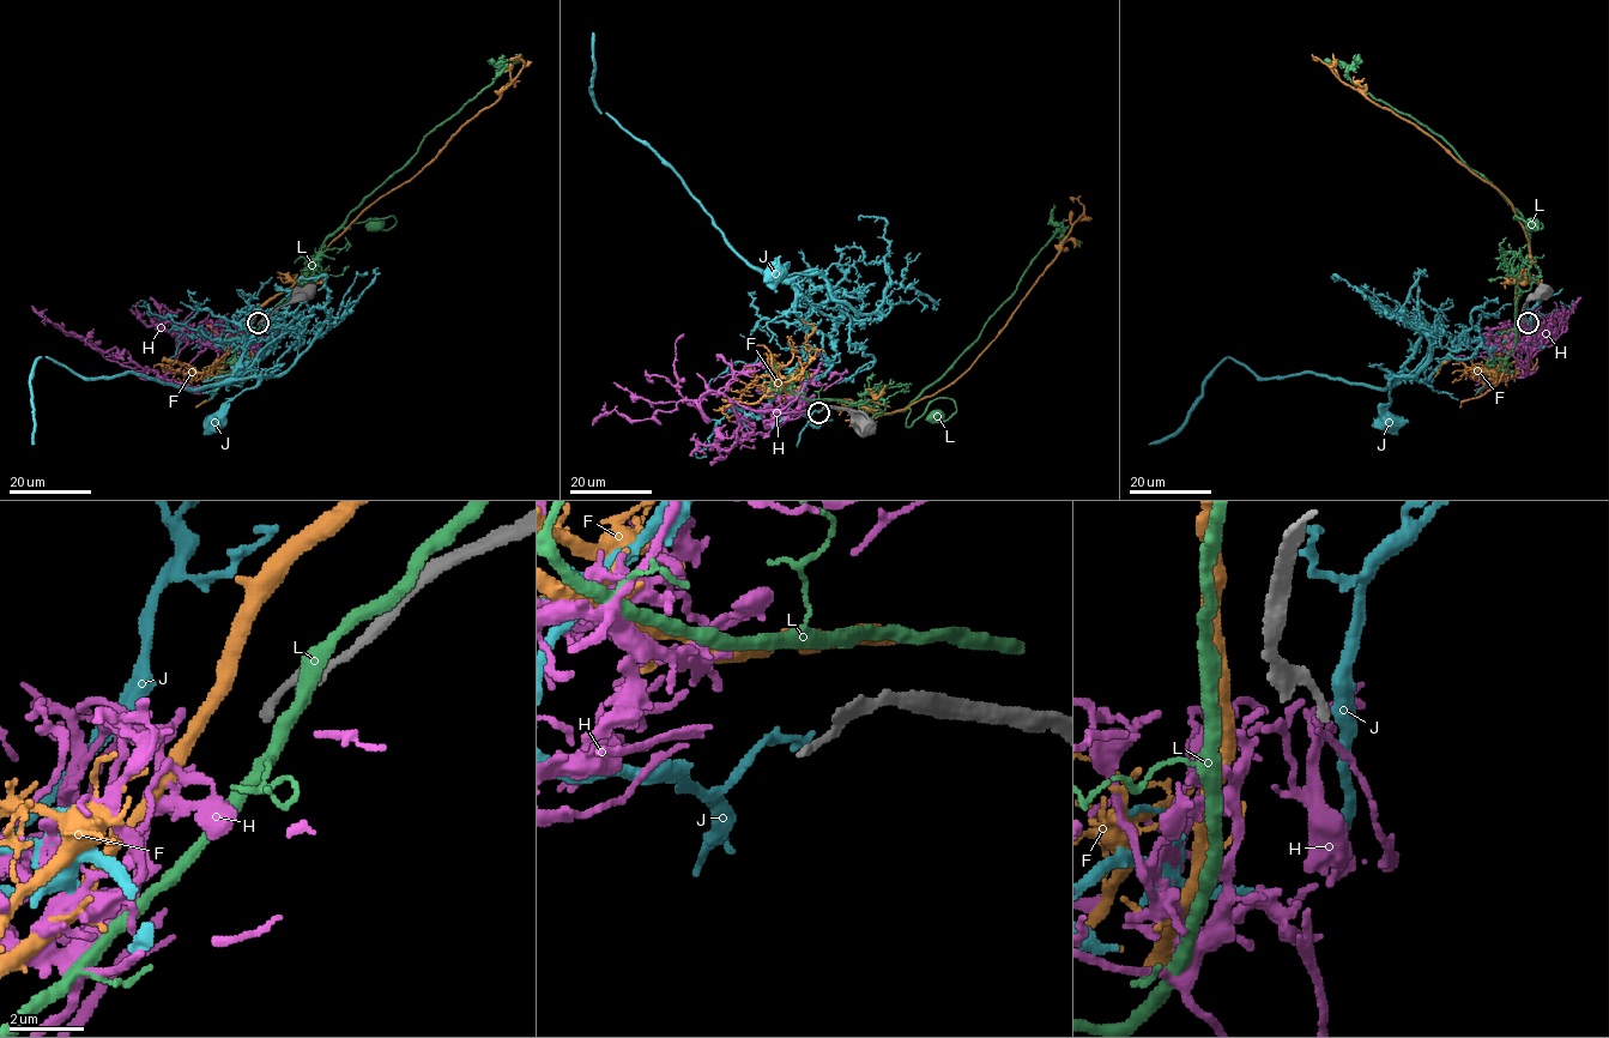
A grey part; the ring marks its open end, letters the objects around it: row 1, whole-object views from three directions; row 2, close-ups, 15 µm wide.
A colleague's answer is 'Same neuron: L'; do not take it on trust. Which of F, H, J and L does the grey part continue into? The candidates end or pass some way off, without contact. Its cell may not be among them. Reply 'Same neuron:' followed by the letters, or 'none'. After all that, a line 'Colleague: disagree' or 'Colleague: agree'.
Same neuron: H
Colleague: disagree

